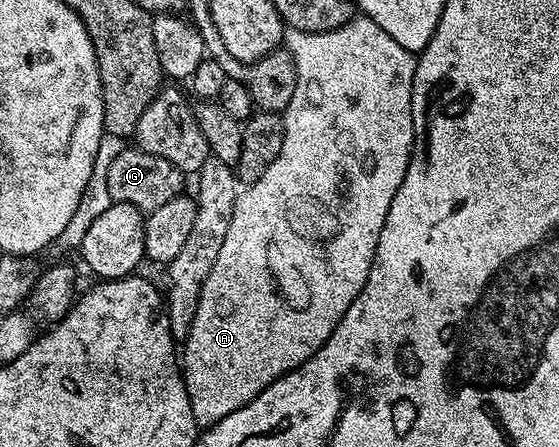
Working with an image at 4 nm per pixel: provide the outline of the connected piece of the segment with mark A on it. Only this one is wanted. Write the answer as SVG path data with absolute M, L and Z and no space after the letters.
M355 16L341 28L329 32L288 29L283 35L282 45L295 61L297 88L293 88L293 100L289 100L286 110L281 114L283 139L280 154L275 156L255 183L244 185L240 189L233 204L233 220L229 220L229 232L225 232L225 244L221 244L221 252L217 252L213 268L209 268L205 284L201 284L193 324L181 346L183 383L187 389L189 404L193 408L195 425L199 428L209 427L217 420L229 416L229 412L237 412L237 408L248 406L266 386L273 384L273 380L305 364L305 360L312 358L327 343L329 336L333 336L333 328L337 328L341 316L349 312L349 304L357 300L361 288L365 288L365 280L369 280L377 236L381 236L385 216L389 216L389 204L393 204L393 196L397 196L397 188L401 188L401 180L405 180L405 168L409 168L409 160L415 147L411 93L417 58L401 48L401 44L397 44L397 40L393 40L393 36L385 32L385 28L373 24L373 20Z

